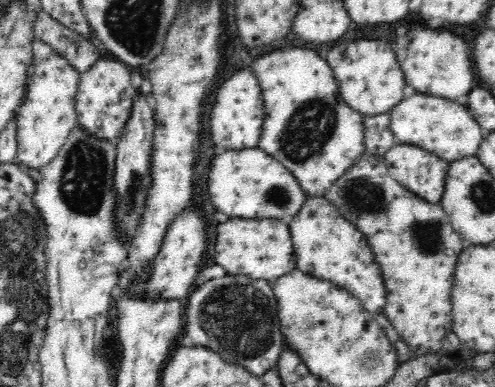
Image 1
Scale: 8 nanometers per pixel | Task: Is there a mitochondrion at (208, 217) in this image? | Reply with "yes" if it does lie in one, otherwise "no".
no

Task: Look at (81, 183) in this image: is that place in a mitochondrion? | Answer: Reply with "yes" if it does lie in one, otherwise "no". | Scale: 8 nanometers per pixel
yes

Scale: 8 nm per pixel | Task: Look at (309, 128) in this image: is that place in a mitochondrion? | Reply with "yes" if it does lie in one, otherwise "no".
yes

